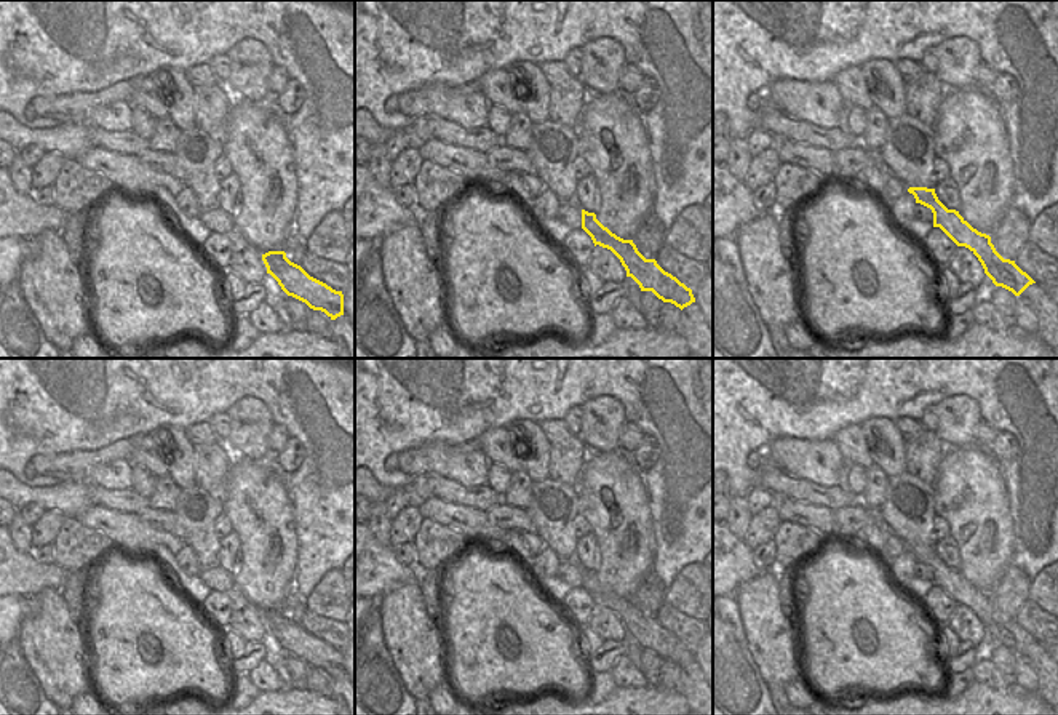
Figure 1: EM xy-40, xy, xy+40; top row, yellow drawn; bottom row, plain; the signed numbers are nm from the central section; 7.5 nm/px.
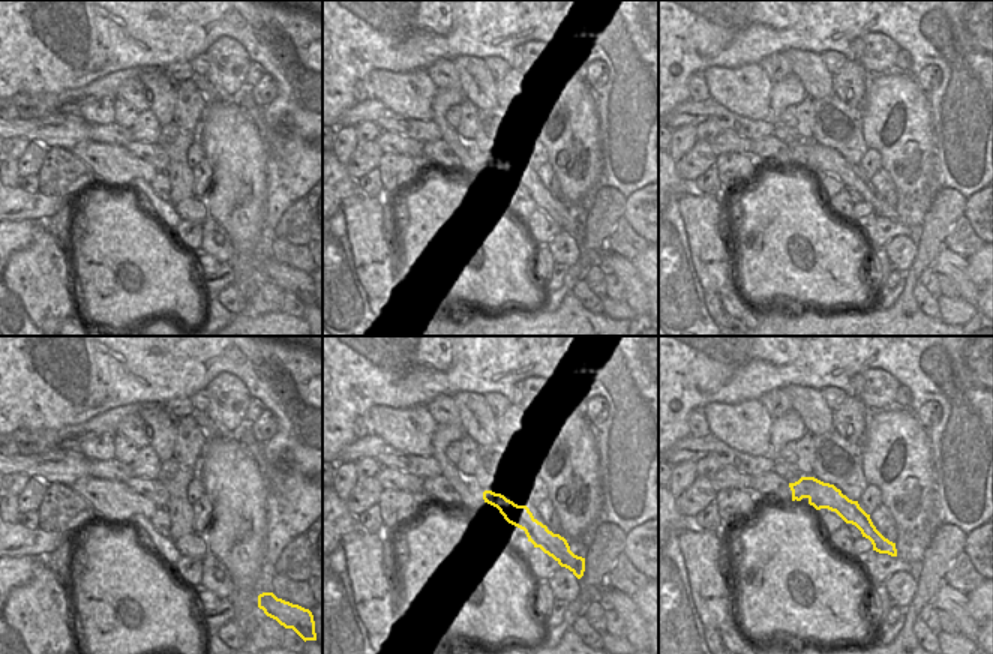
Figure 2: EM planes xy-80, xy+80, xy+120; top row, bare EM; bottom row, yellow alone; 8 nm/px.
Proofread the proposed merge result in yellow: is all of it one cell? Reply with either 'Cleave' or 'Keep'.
Keep.

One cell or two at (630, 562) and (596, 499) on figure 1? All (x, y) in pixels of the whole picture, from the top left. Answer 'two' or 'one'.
one

